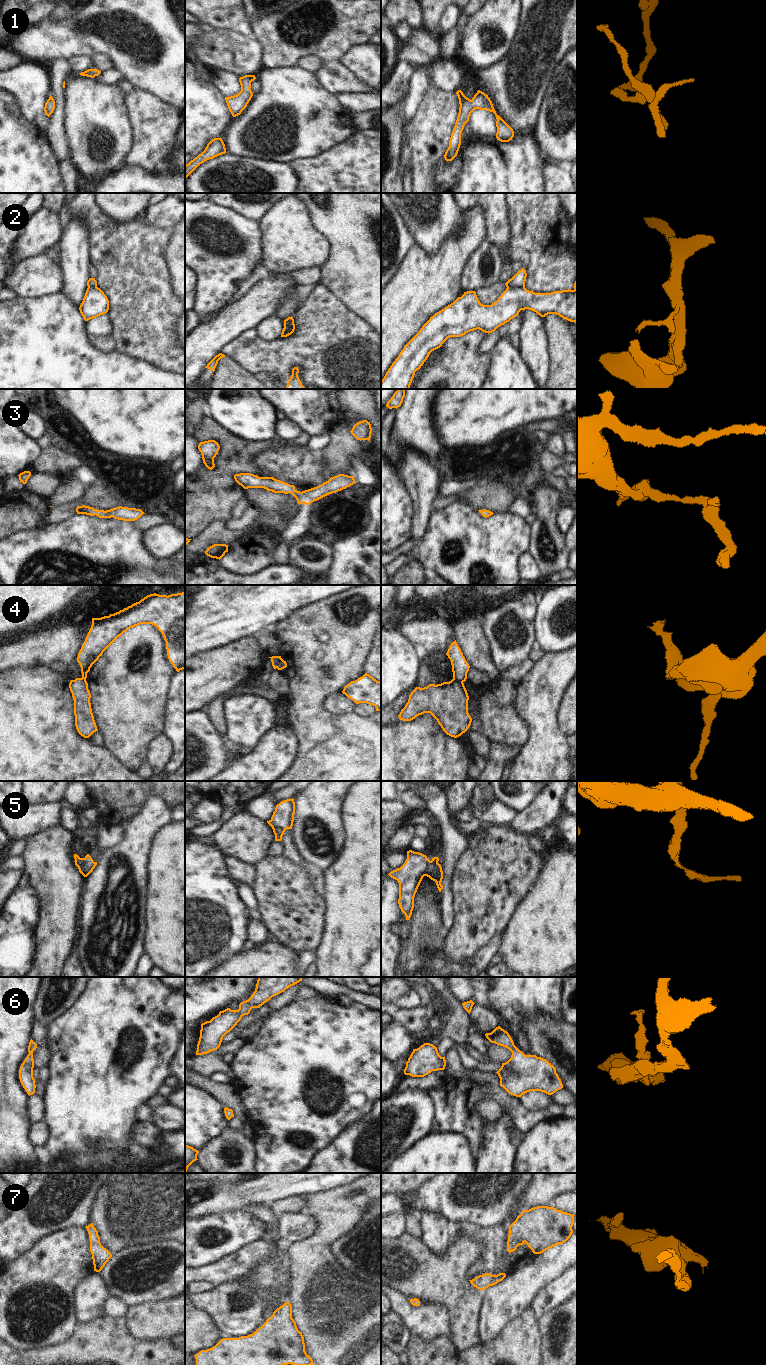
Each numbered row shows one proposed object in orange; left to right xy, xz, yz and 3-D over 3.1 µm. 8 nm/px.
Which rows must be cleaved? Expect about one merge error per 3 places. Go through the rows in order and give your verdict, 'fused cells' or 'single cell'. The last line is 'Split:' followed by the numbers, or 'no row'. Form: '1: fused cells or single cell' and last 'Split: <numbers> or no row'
1: single cell
2: fused cells
3: single cell
4: fused cells
5: fused cells
6: single cell
7: single cell
Split: 2, 4, 5

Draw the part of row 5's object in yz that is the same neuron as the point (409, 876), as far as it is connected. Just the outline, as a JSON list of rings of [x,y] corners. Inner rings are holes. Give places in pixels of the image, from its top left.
[[[407,851],[405,863],[398,869],[391,871],[388,875],[399,883],[398,904],[401,911],[405,914],[406,920],[409,920],[414,908],[414,897],[417,889],[425,876],[428,864],[438,862],[439,858],[434,857],[430,861],[426,855]]]

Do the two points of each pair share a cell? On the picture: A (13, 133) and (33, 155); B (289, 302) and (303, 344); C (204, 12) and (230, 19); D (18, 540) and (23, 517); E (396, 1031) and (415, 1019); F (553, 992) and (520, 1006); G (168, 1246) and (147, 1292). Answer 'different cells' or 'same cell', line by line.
A: same cell
B: different cells
C: same cell
D: different cells
E: different cells
F: same cell
G: same cell

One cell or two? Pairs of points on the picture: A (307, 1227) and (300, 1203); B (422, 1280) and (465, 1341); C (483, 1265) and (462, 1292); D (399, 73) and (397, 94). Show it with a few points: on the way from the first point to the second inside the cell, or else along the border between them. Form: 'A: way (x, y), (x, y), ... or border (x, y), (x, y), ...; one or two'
A: border (303, 1211), (288, 1213), (281, 1218); two
B: way (439, 1291), (463, 1315), (463, 1324); one
C: border (476, 1258), (467, 1269), (466, 1278), (468, 1280); two
D: way (399, 78), (397, 89); one

